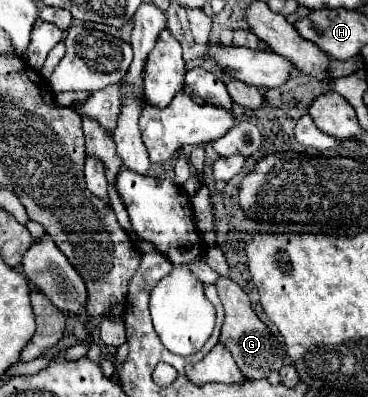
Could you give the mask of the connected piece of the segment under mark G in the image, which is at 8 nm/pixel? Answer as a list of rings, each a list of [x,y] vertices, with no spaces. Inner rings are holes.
[[[223,276],[215,282],[215,288],[225,308],[225,320],[223,320],[219,342],[223,342],[229,348],[241,374],[249,380],[259,380],[259,378],[265,378],[273,370],[281,370],[283,356],[285,356],[283,342],[257,318],[257,314],[251,308],[249,296],[231,278],[223,278]]]

